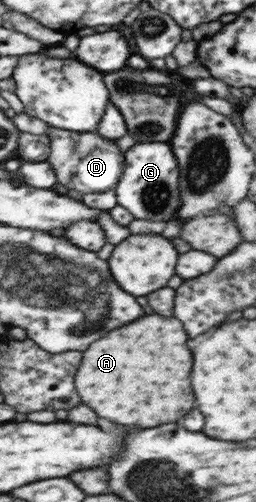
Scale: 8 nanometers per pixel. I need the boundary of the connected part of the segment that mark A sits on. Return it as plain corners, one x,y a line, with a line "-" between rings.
142,316
128,324
128,328
120,328
116,332
108,332
104,340
92,344
82,352
84,364
80,364
80,376
76,376
76,388
80,388
80,396
84,396
84,404
90,406
100,418
108,418
118,424
138,426
138,428
154,428
158,424
176,422
192,408
192,388
190,388
190,366
192,354
186,348
186,332
176,318
164,316

